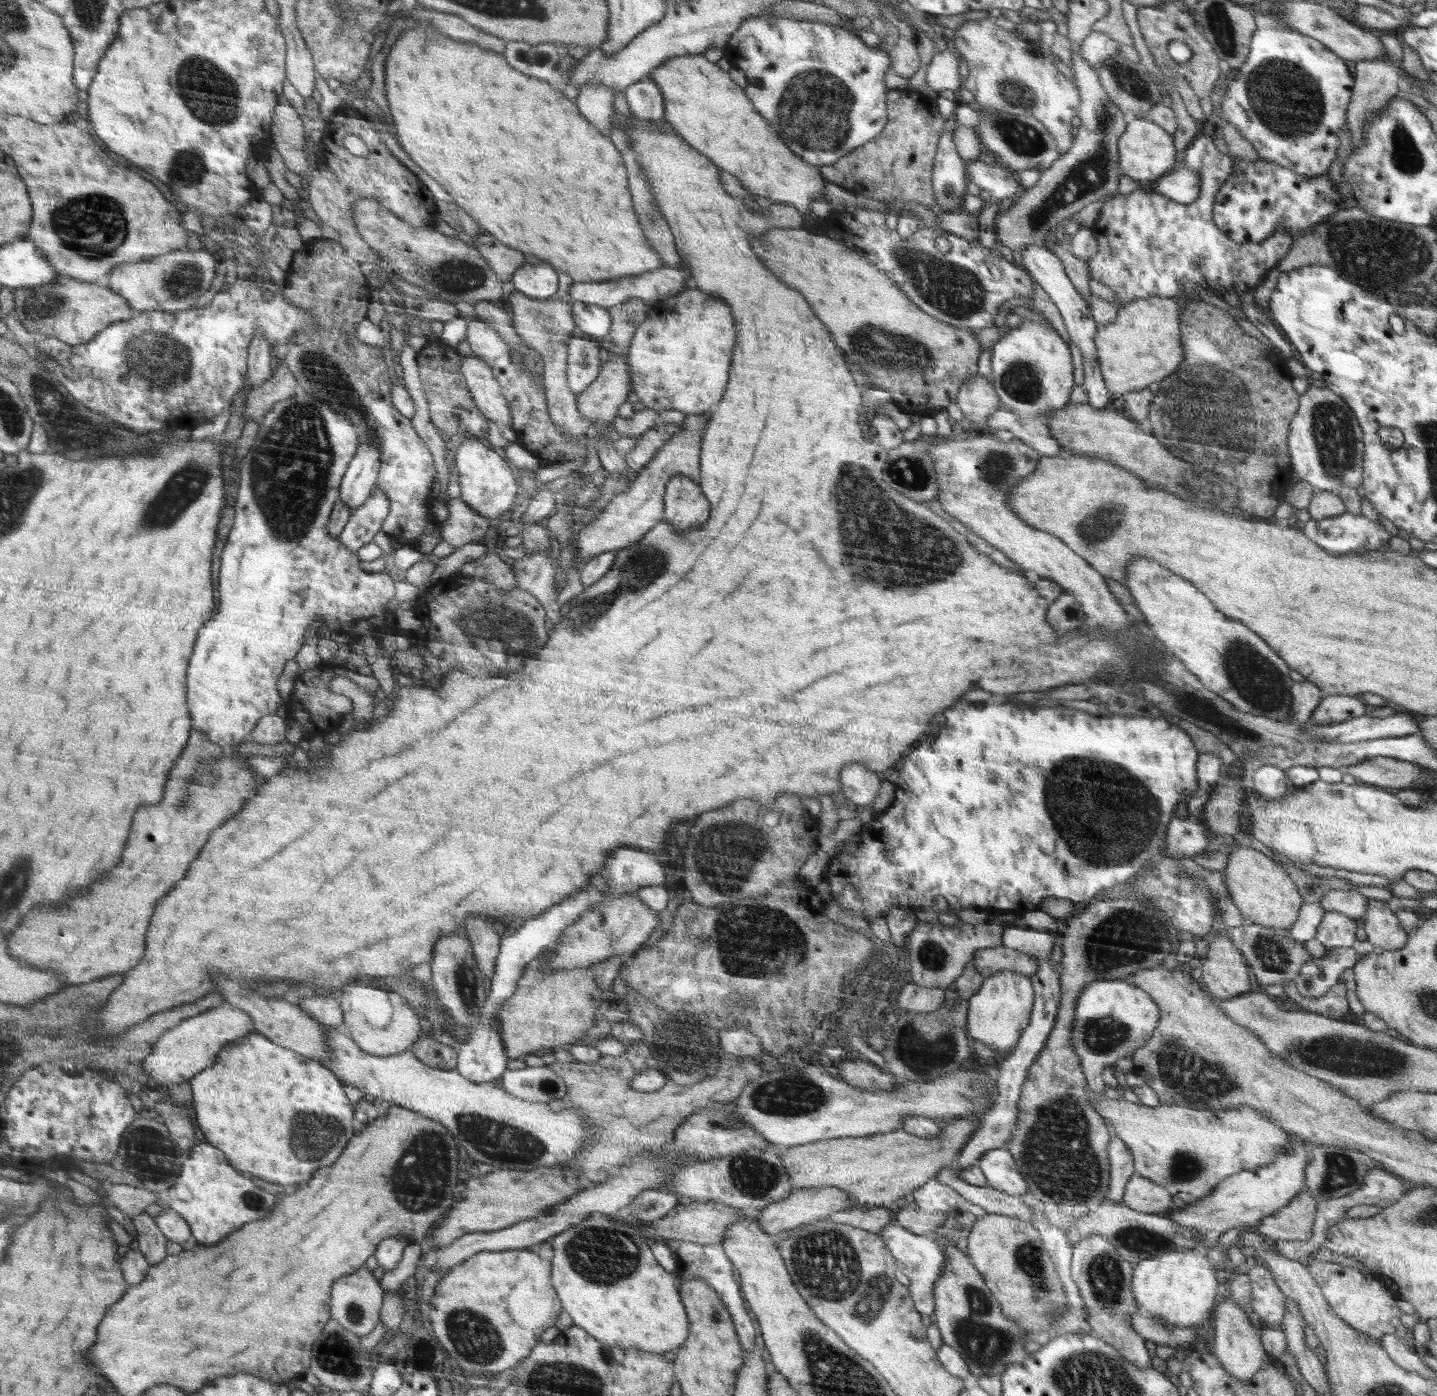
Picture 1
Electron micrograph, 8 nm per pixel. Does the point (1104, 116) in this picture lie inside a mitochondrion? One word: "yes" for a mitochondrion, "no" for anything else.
yes

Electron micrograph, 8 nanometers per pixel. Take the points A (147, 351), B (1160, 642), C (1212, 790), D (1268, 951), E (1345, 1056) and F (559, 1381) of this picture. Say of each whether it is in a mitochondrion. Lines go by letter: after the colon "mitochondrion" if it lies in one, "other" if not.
A: mitochondrion
B: other
C: other
D: mitochondrion
E: mitochondrion
F: mitochondrion

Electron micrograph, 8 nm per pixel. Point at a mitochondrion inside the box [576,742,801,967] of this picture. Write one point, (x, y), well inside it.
(725, 869)

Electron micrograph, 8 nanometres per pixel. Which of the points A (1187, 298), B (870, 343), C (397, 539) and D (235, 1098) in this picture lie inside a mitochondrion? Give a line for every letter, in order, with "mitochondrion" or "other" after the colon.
A: other
B: mitochondrion
C: other
D: other

